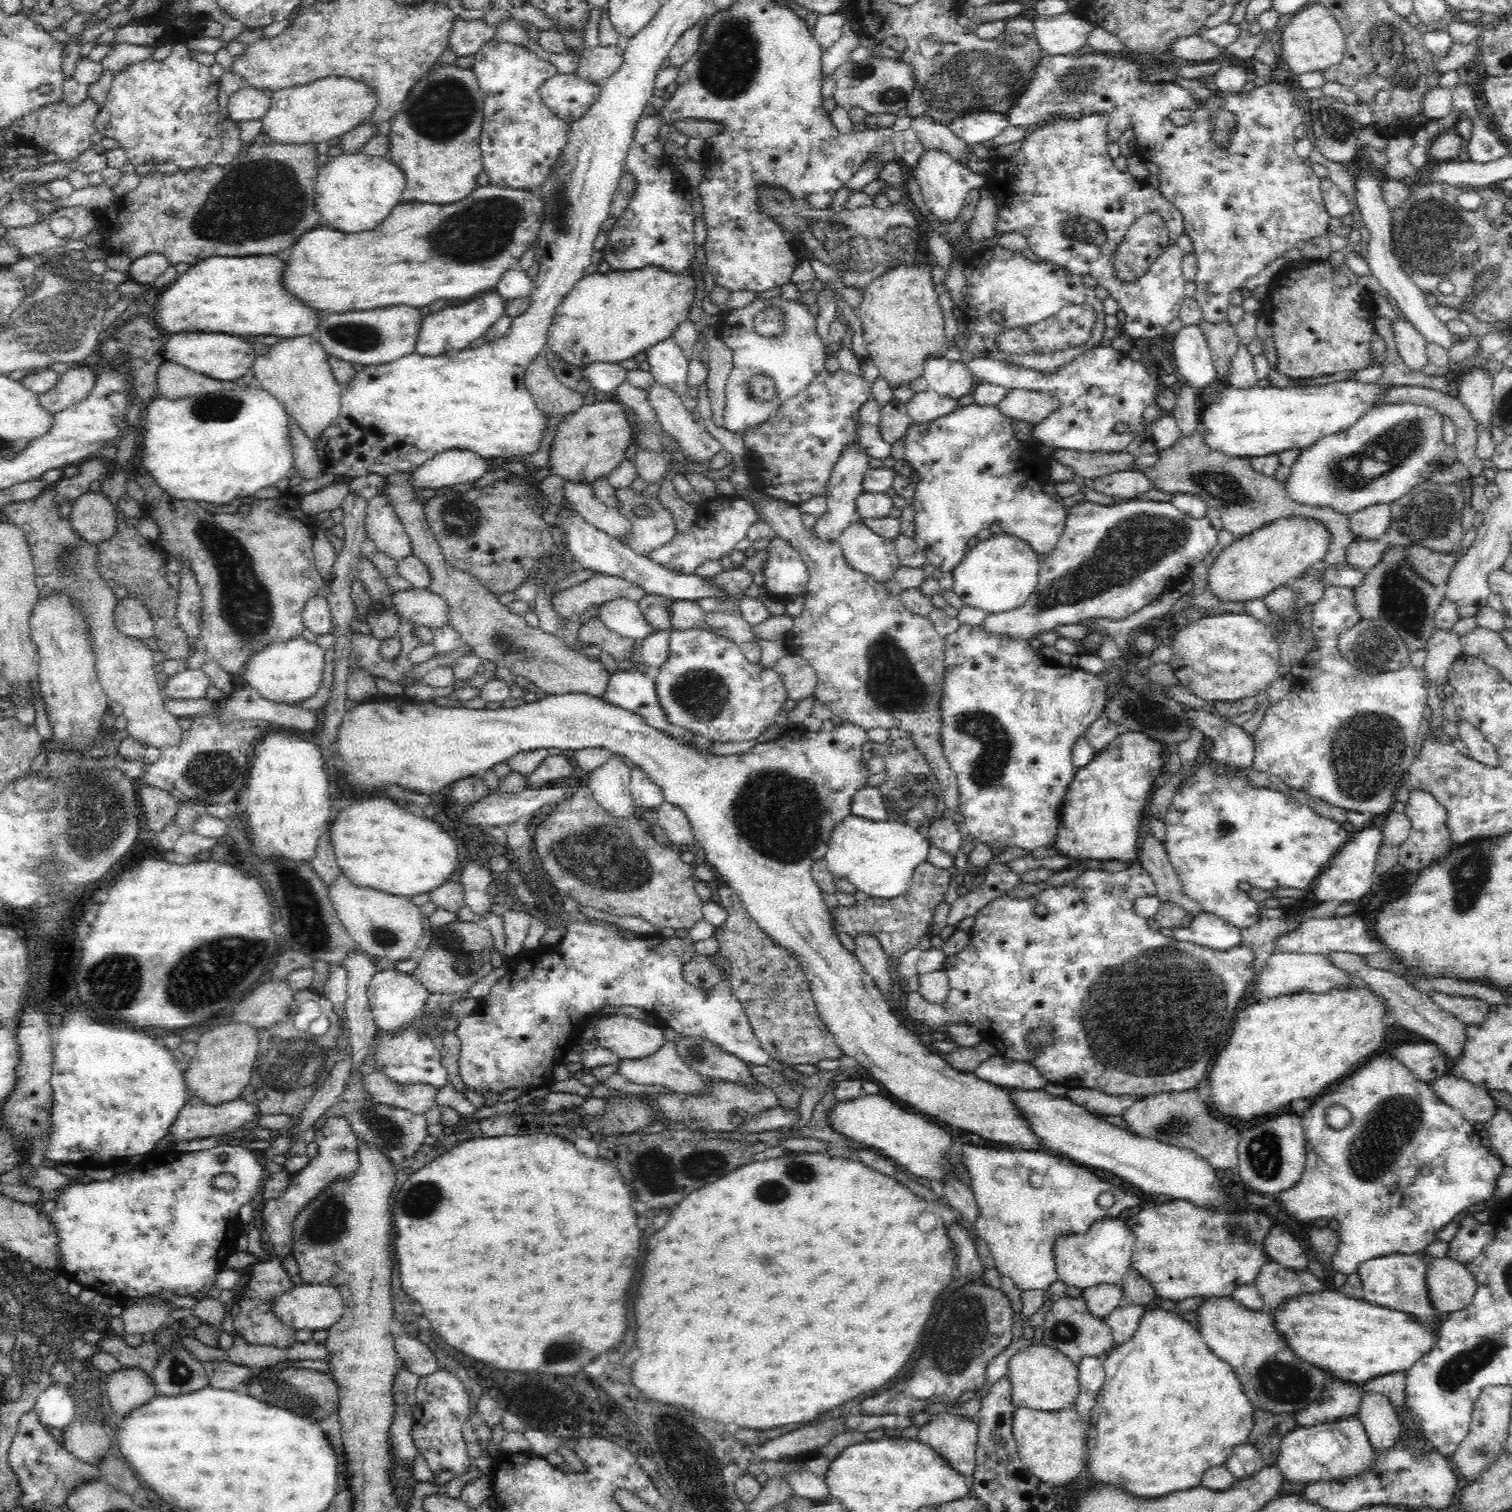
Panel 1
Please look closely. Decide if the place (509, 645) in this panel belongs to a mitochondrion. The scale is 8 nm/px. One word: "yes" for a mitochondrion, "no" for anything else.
yes

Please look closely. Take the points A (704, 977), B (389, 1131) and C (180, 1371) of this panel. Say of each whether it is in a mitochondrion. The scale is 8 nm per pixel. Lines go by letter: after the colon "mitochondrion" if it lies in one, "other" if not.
A: other
B: mitochondrion
C: mitochondrion

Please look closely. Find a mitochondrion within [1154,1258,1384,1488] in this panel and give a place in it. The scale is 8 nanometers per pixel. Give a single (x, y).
(1279, 1381)

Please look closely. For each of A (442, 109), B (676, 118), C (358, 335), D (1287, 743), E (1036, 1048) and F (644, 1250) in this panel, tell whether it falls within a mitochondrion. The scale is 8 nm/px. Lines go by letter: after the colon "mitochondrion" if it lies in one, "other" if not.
A: mitochondrion
B: other
C: mitochondrion
D: other
E: other
F: other

